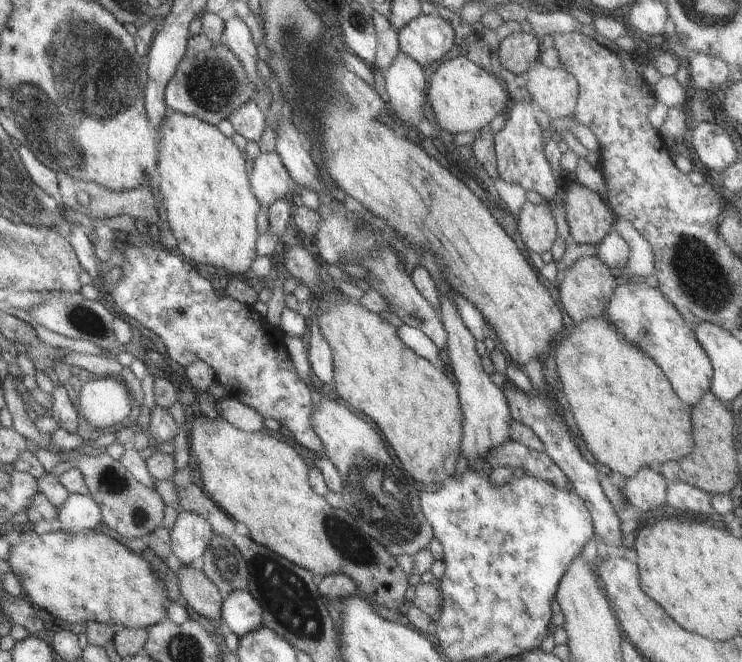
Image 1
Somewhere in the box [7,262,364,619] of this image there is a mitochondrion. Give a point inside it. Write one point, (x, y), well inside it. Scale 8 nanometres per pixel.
(80, 317)

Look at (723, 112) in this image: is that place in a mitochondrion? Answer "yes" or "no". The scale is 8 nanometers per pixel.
no

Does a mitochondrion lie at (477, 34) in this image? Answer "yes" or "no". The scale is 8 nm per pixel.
no

